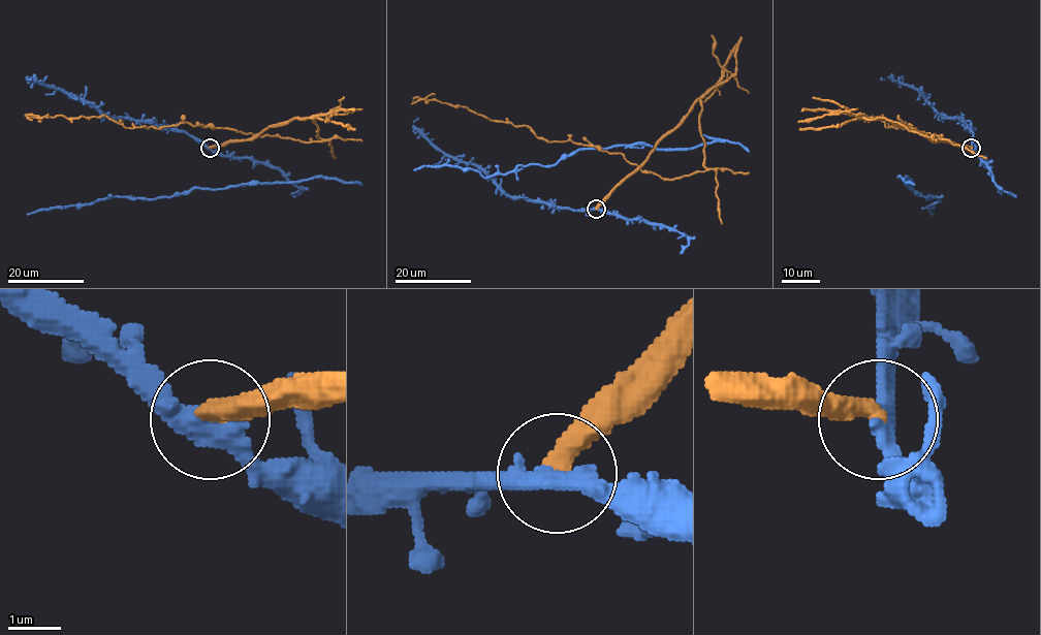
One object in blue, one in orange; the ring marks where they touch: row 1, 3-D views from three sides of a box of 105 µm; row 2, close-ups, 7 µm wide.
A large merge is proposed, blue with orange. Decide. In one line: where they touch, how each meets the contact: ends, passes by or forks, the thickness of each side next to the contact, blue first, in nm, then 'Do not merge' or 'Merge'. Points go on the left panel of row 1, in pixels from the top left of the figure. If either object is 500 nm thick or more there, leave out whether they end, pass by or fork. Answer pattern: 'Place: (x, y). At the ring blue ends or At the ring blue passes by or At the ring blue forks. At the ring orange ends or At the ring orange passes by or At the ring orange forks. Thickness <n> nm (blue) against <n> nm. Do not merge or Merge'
Place: (210, 148). At the ring blue passes by. At the ring orange ends. Thickness 360 nm (blue) against 400 nm. Do not merge

